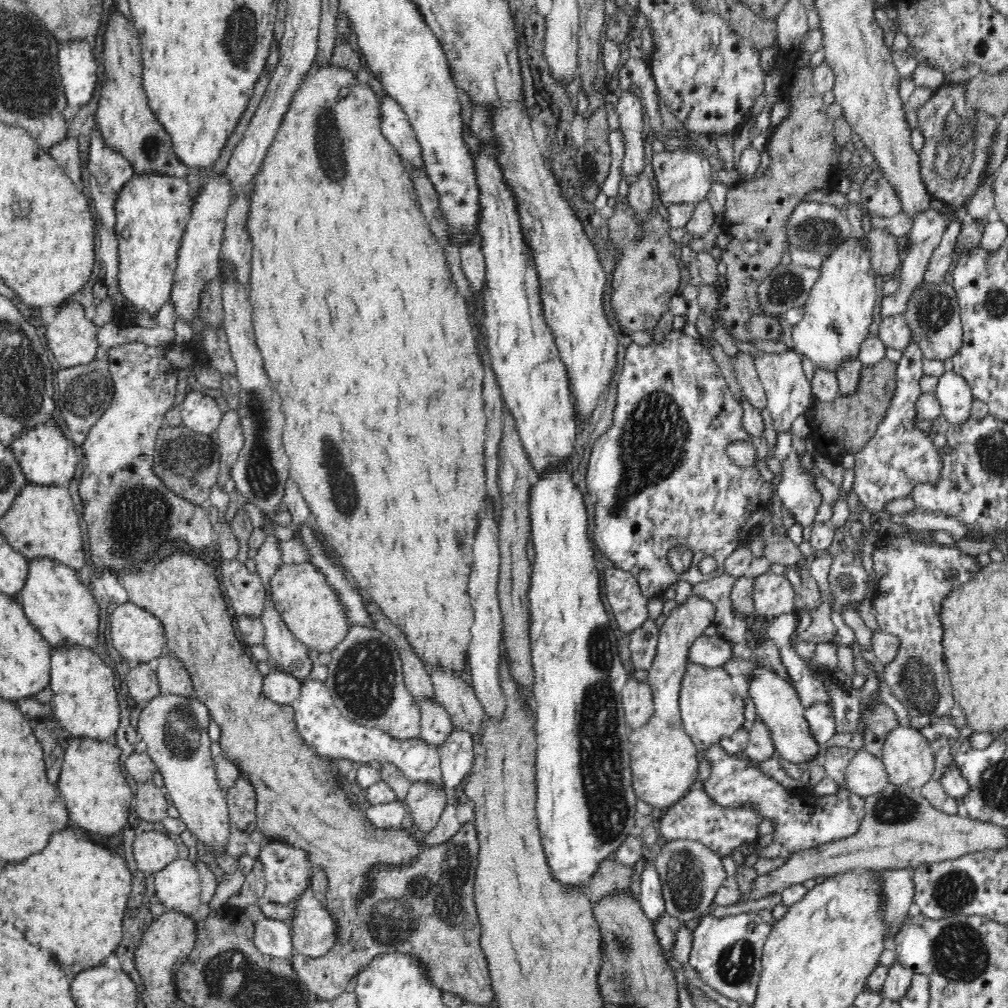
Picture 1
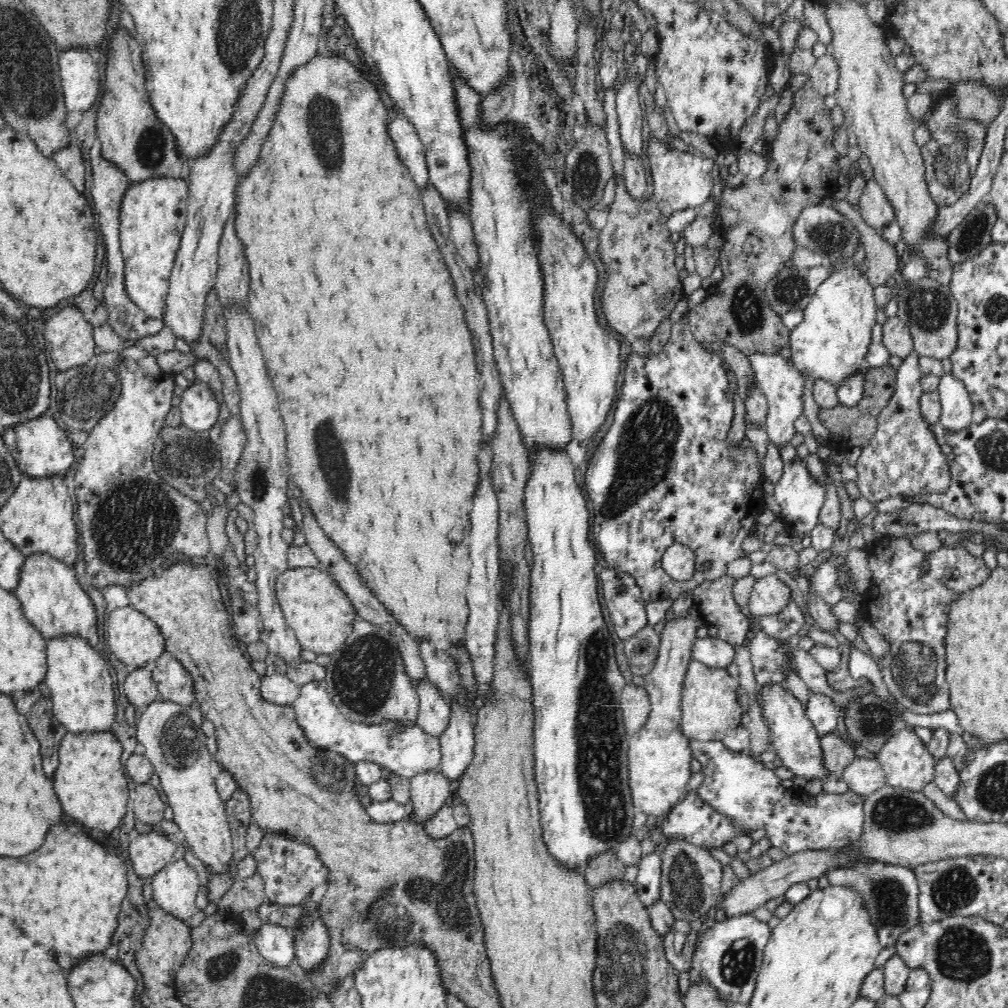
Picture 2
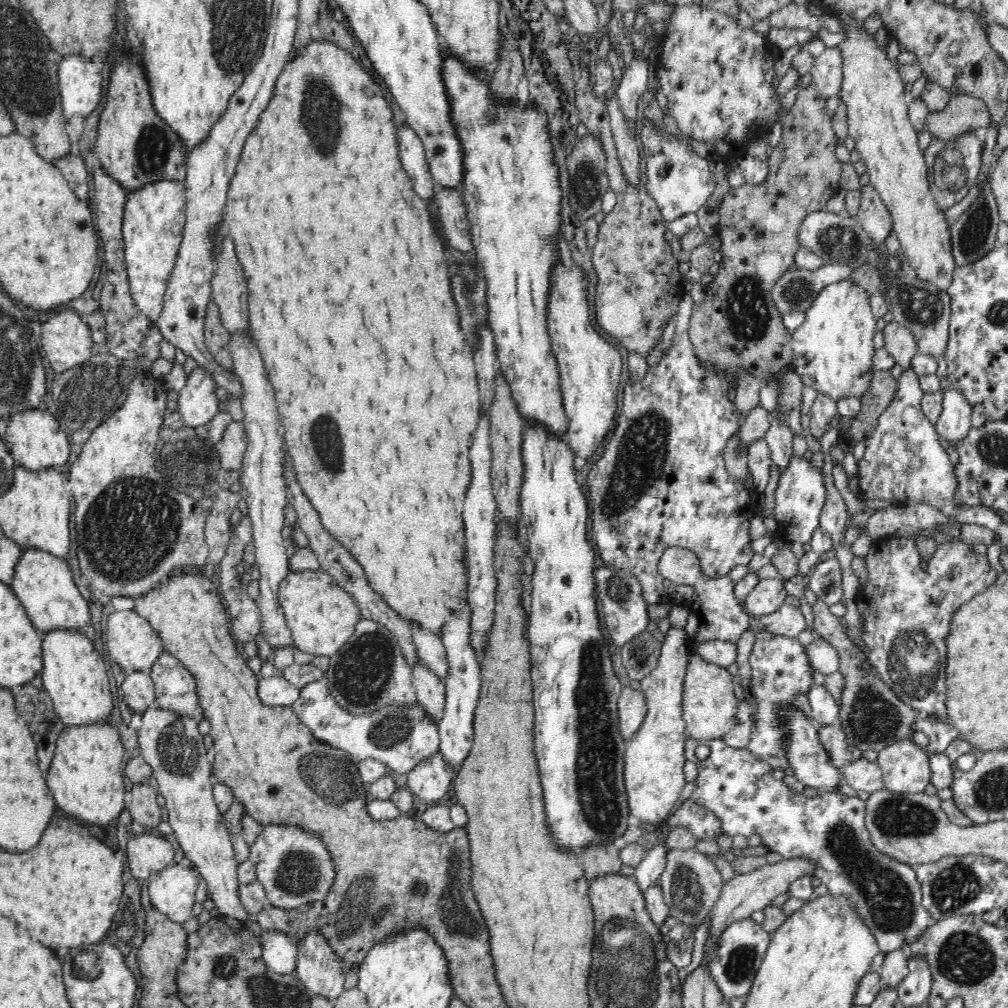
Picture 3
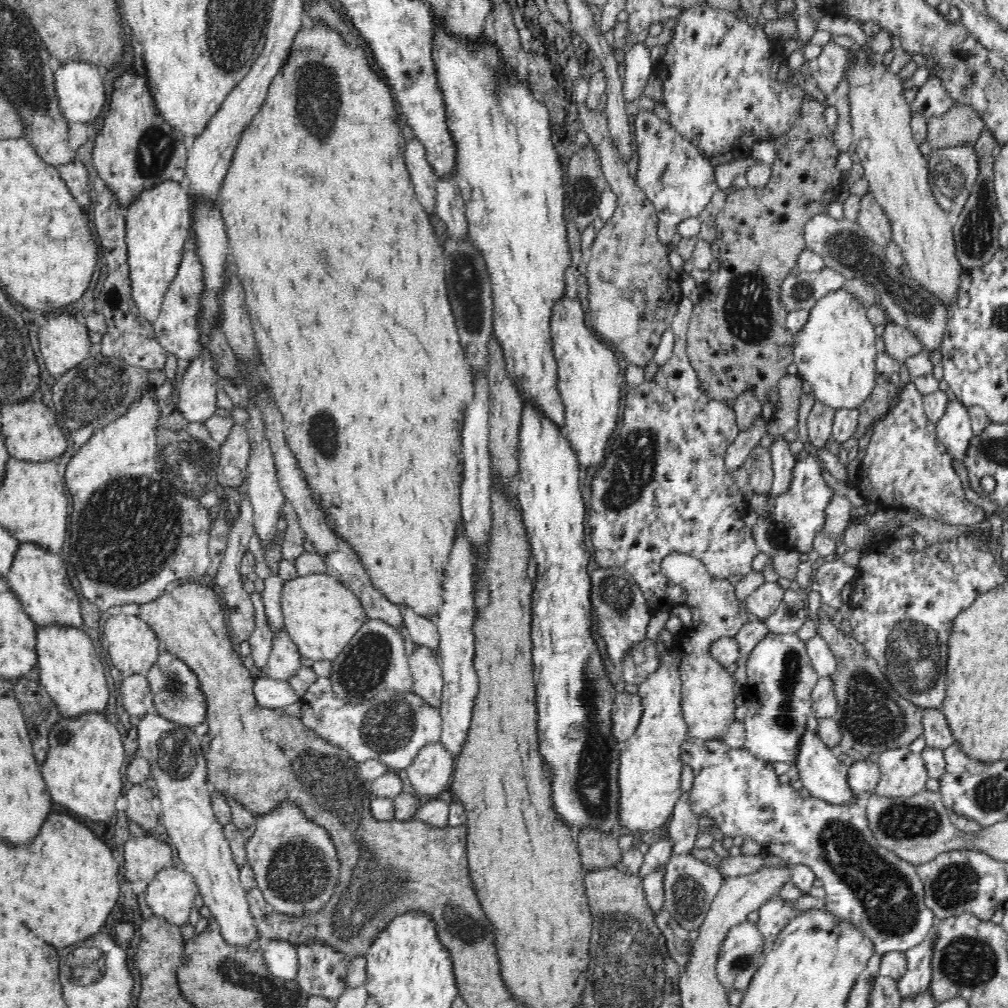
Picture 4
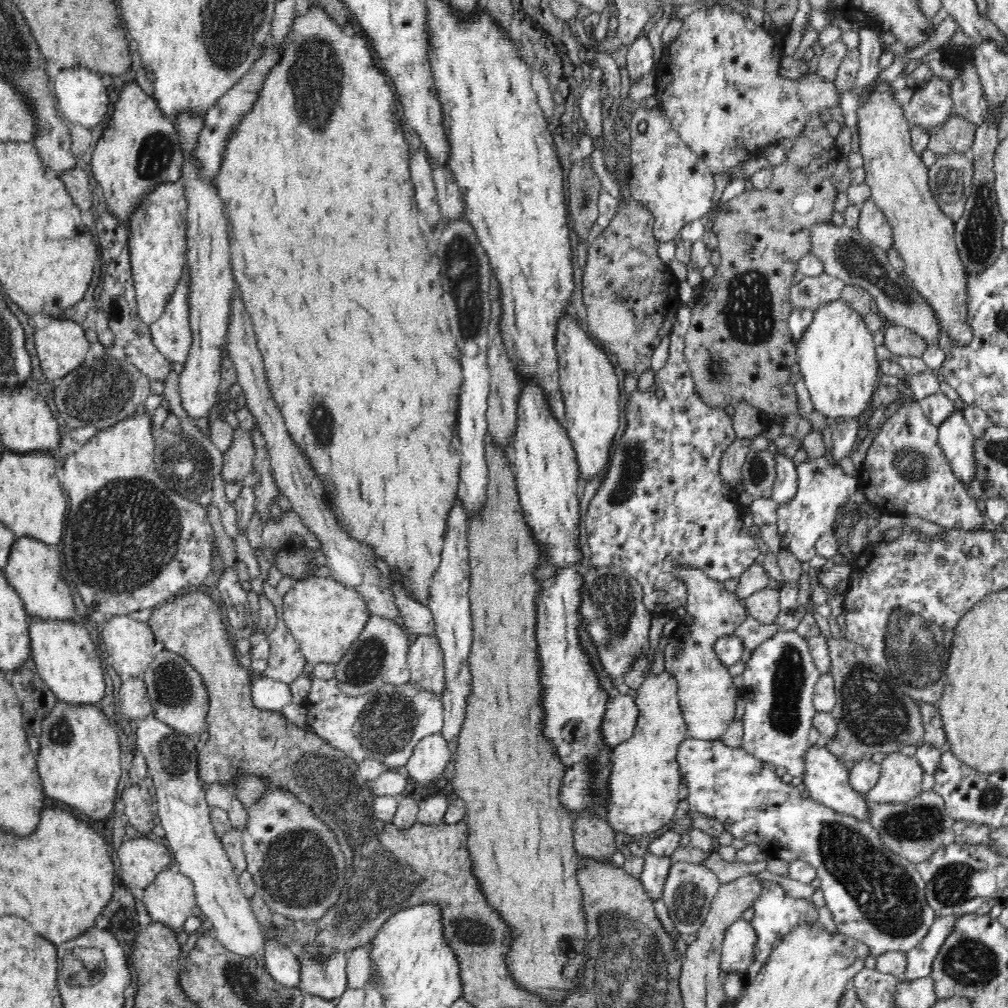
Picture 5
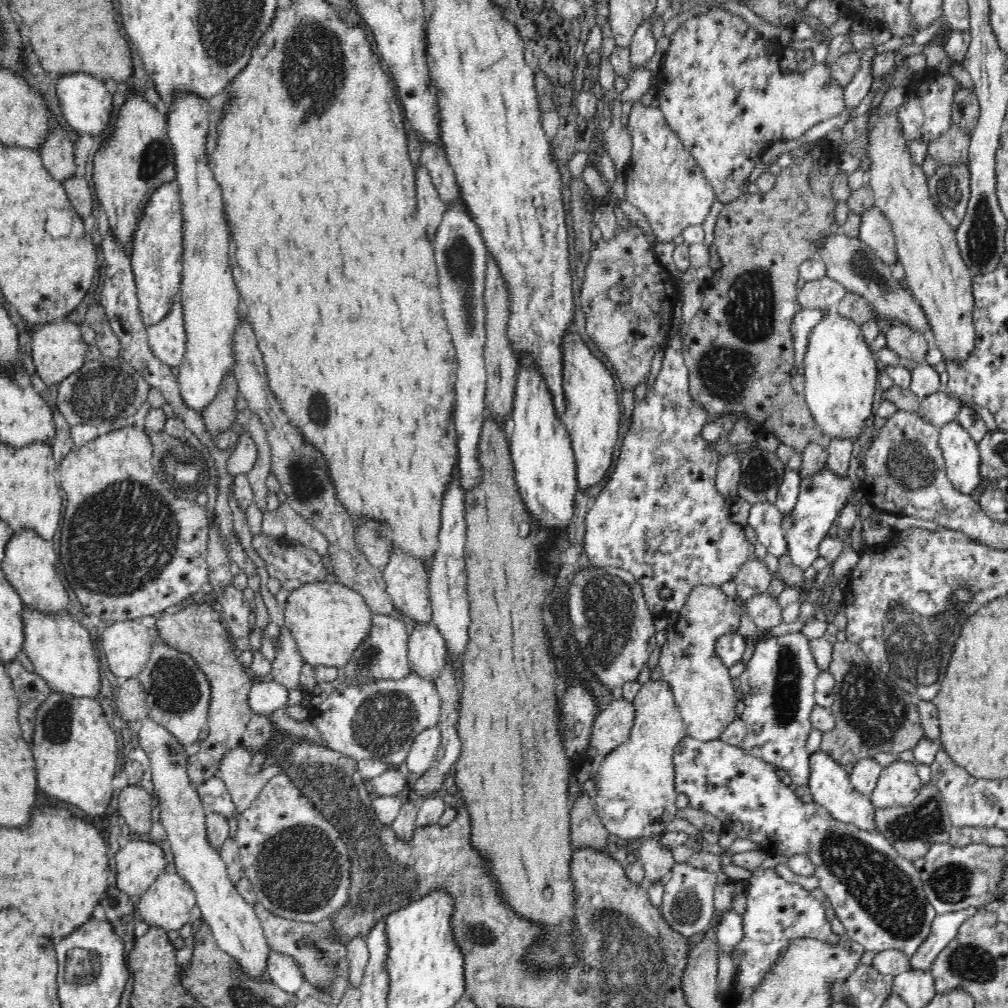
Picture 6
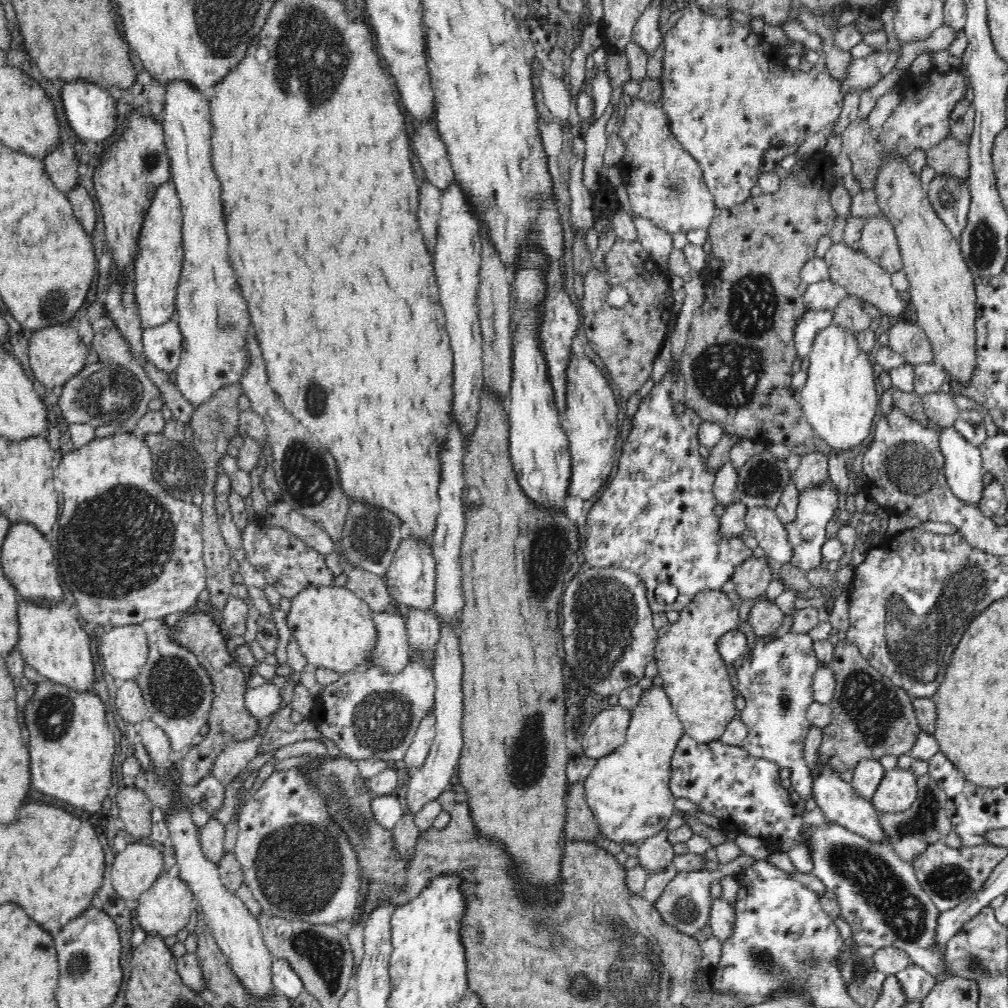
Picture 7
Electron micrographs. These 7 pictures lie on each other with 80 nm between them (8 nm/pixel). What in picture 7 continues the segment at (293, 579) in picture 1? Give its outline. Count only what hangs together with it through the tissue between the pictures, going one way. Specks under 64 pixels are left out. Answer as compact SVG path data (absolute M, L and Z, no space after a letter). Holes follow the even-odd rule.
M308 587L291 600L287 625L307 662L344 675L370 666L377 643L373 610L346 587Z

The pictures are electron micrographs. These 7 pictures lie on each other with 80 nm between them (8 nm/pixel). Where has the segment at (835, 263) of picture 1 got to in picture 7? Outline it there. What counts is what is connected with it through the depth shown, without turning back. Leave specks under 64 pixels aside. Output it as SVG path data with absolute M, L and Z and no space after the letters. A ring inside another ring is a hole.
M836 324L822 329L816 335L809 355L808 380L799 399L802 414L805 421L810 424L813 434L825 441L832 448L832 452L846 455L853 452L853 449L863 444L864 440L870 436L872 422L878 408L878 396L876 396L874 370L872 369L873 355L862 353L858 349L856 337L852 335L852 332Z

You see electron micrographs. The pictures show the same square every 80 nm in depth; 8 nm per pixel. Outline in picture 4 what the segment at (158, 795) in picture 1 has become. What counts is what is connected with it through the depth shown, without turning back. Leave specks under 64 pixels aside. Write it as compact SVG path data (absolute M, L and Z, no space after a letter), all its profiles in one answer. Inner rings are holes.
M142 784L133 786L126 791L123 800L127 803L126 816L130 822L136 822L137 830L148 830L149 833L159 824L159 808L153 789Z

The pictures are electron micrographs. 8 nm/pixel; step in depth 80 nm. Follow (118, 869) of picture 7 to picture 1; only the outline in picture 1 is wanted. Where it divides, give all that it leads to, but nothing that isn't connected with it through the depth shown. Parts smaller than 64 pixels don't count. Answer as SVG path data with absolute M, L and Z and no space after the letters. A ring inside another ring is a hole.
M161 828L138 832L132 844L132 854L137 868L155 874L178 859L178 847Z

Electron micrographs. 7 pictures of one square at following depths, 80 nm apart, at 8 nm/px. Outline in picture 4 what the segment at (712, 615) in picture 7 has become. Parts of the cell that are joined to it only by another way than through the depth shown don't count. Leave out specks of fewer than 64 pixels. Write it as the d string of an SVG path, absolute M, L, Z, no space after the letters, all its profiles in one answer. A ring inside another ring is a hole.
M670 553L662 559L661 576L685 588L686 604L692 613L690 628L682 628L673 636L679 658L679 678L682 683L680 698L687 735L700 741L721 739L728 727L737 720L734 715L737 694L732 674L712 657L709 648L719 638L733 637L751 619L751 615L728 579L714 579L706 567L690 555Z

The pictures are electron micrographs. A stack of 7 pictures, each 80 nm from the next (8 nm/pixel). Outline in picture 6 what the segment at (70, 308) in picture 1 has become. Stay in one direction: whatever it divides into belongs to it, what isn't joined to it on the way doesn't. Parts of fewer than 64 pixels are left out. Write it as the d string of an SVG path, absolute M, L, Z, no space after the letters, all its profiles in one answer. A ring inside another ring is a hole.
M68 320L40 324L31 336L31 356L37 376L45 385L59 385L62 380L84 366L88 343L84 342L80 329Z

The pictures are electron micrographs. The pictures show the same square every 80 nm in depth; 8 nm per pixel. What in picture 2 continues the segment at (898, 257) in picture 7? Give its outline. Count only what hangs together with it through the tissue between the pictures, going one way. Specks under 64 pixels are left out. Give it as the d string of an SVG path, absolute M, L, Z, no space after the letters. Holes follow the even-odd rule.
M873 178L868 180L860 195L858 213L866 222L866 226L872 227L880 236L883 229L895 219L890 201L886 199L880 184Z

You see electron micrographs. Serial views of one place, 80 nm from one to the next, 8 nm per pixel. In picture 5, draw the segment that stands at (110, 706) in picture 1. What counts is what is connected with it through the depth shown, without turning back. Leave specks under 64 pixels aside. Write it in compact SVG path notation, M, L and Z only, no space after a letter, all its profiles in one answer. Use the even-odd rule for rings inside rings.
M29 616L28 636L30 637L31 657L42 680L55 694L54 698L71 702L72 704L94 704L104 696L104 674L102 674L102 660L100 651L91 639L91 633L82 623L74 620L50 620Z

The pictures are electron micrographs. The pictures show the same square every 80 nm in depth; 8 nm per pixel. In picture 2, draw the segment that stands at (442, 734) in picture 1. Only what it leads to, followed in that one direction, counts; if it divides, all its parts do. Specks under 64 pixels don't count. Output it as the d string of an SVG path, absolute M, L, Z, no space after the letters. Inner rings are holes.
M427 677L420 678L414 686L418 693L419 708L416 724L432 736L446 730L450 718L450 704L443 692Z

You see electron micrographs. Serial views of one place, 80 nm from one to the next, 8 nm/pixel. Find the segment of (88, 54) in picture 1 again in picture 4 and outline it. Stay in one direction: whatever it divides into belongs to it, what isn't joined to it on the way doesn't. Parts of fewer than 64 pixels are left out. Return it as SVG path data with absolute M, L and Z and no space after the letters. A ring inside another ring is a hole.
M70 62L56 70L56 95L67 122L94 122L104 104L106 92L100 72L84 62Z

